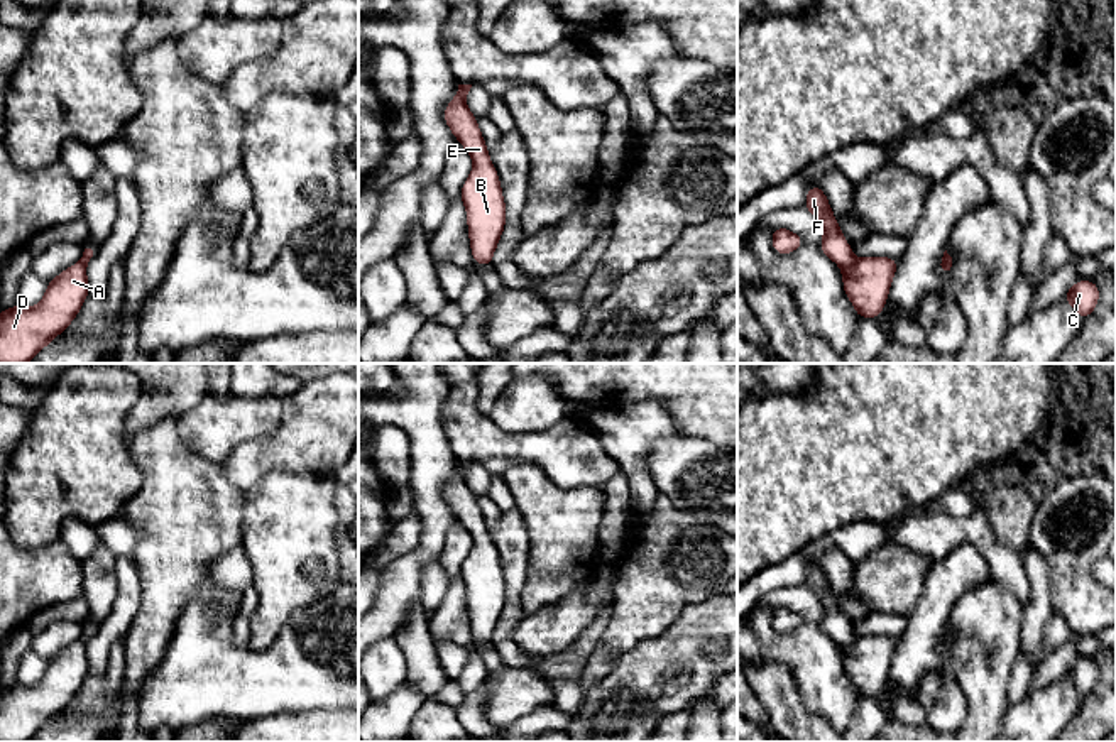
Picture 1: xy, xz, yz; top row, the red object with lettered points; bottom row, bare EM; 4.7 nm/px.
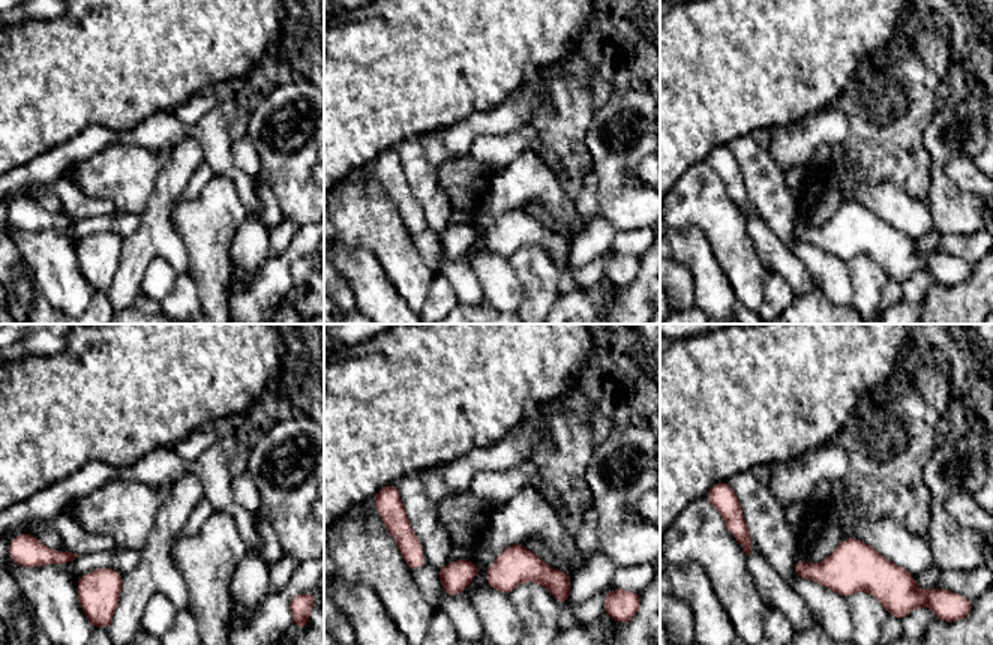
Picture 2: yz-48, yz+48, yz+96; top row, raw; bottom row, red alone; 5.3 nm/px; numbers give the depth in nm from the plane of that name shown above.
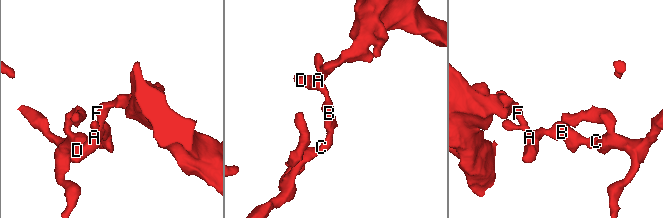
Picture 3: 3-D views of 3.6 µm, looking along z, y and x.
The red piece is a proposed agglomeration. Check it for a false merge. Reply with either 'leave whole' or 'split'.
split

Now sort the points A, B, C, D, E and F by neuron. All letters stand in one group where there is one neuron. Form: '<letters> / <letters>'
A B C D E / F

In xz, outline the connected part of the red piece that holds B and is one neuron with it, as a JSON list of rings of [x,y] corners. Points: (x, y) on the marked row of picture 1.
[[[458,91],[446,105],[443,117],[458,144],[468,150],[473,161],[473,169],[460,193],[467,208],[472,257],[475,264],[492,265],[495,247],[506,226],[506,201],[499,174],[489,157],[477,120]]]

